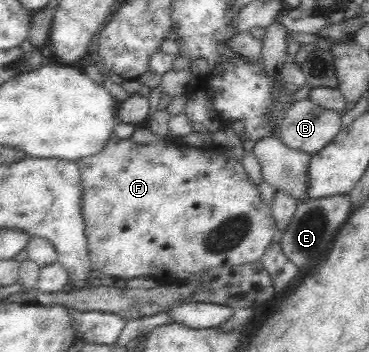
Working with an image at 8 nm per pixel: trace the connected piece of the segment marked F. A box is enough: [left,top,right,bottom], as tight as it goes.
[78,136,277,285]

